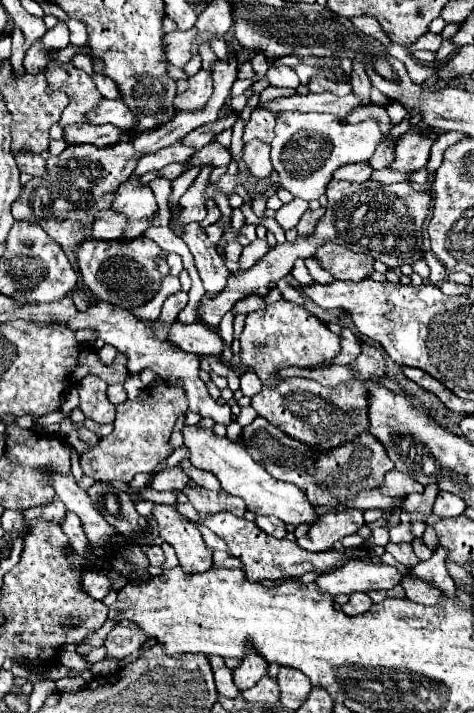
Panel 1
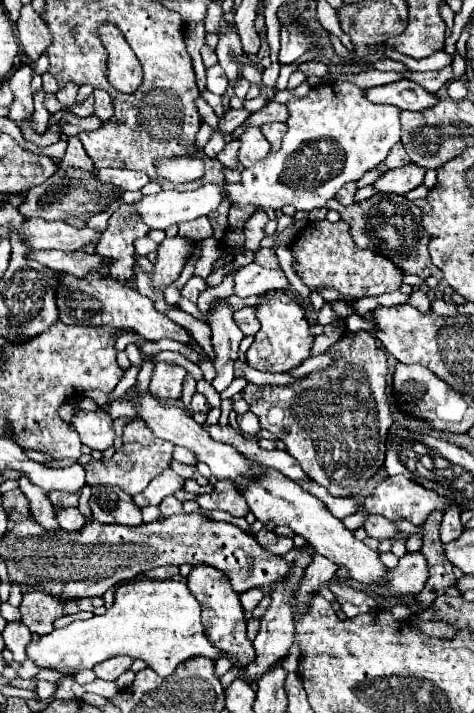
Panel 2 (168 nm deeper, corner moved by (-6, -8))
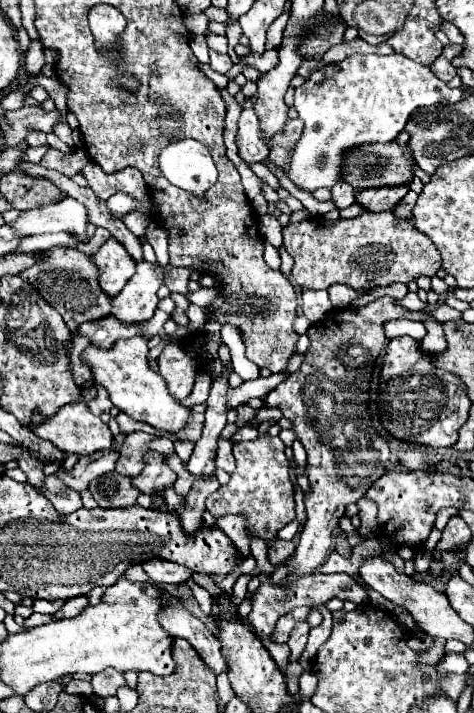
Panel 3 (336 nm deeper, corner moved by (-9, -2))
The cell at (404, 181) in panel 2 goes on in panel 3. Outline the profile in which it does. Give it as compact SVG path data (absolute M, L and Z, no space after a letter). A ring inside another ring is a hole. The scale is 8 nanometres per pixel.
M409 184L383 186L383 188L365 188L357 194L357 202L371 212L391 210L405 194L409 192Z

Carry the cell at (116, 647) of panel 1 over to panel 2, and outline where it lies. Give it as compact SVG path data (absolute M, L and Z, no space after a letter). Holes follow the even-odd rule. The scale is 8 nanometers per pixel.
M118 656L118 658L110 658L110 660L102 662L102 664L98 664L98 668L94 668L94 672L96 672L96 678L112 682L112 680L116 680L120 674L124 674L130 666L132 666L132 660L130 660L130 658Z

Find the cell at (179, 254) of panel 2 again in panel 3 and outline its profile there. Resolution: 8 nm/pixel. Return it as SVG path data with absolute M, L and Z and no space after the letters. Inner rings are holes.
M139 262L137 274L113 298L113 316L123 322L143 322L157 310L157 290L165 284L165 266L159 262Z

